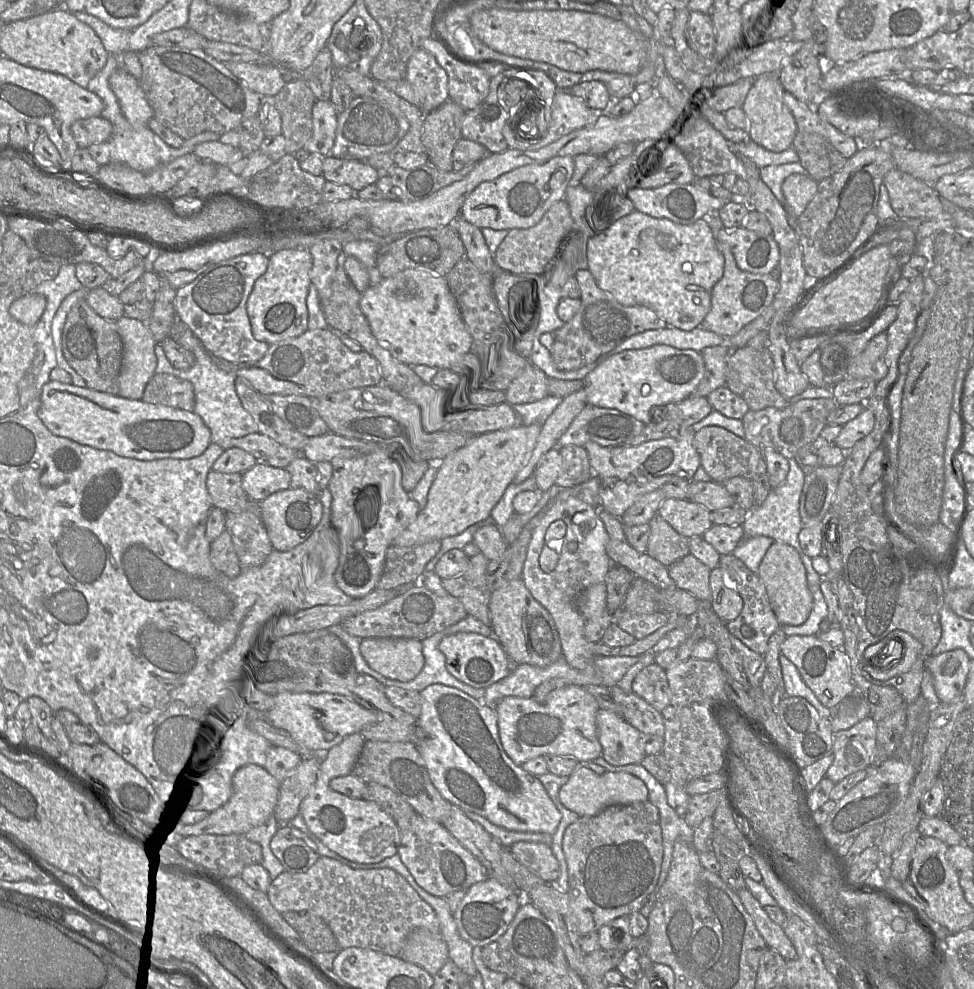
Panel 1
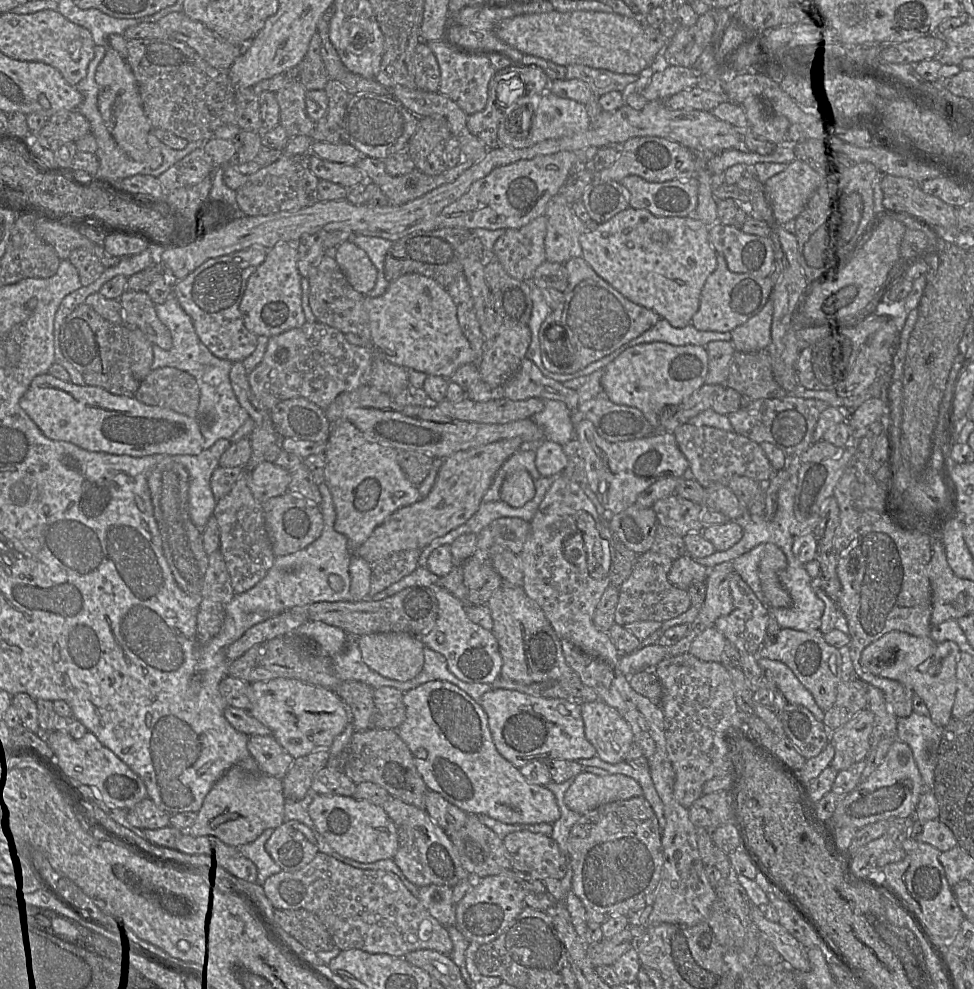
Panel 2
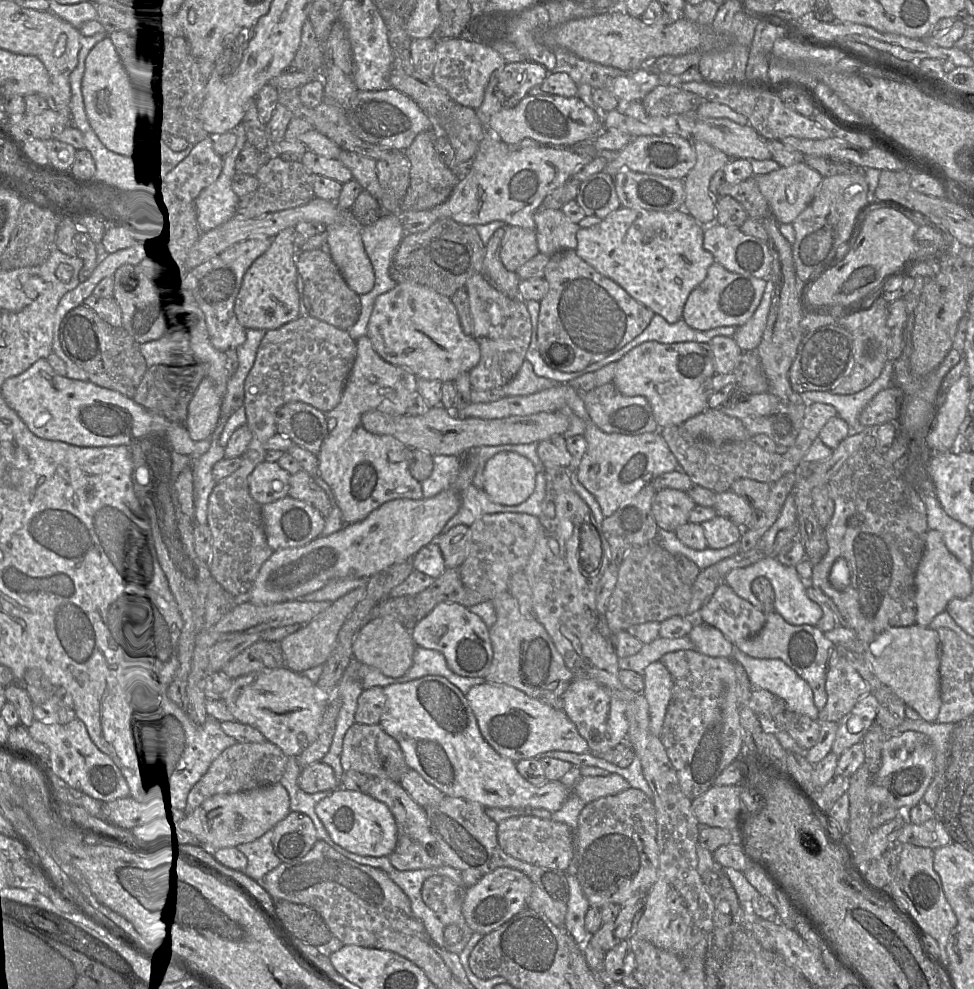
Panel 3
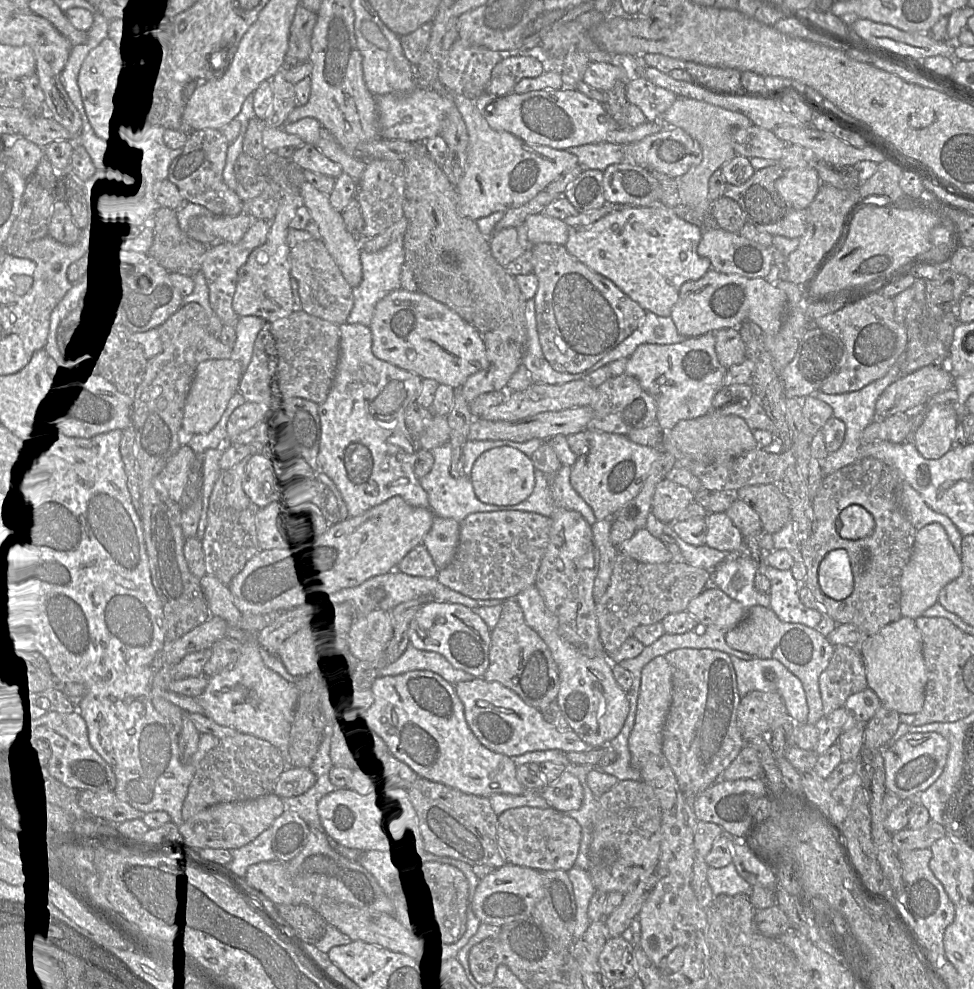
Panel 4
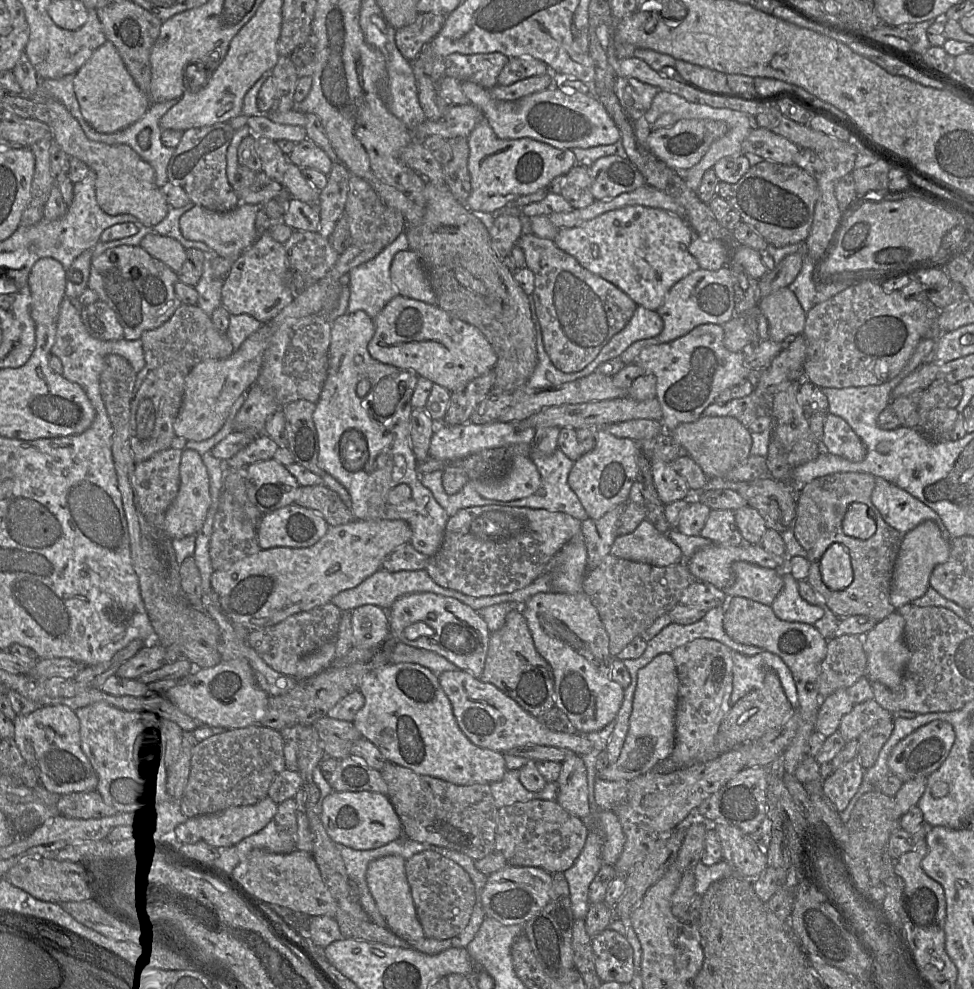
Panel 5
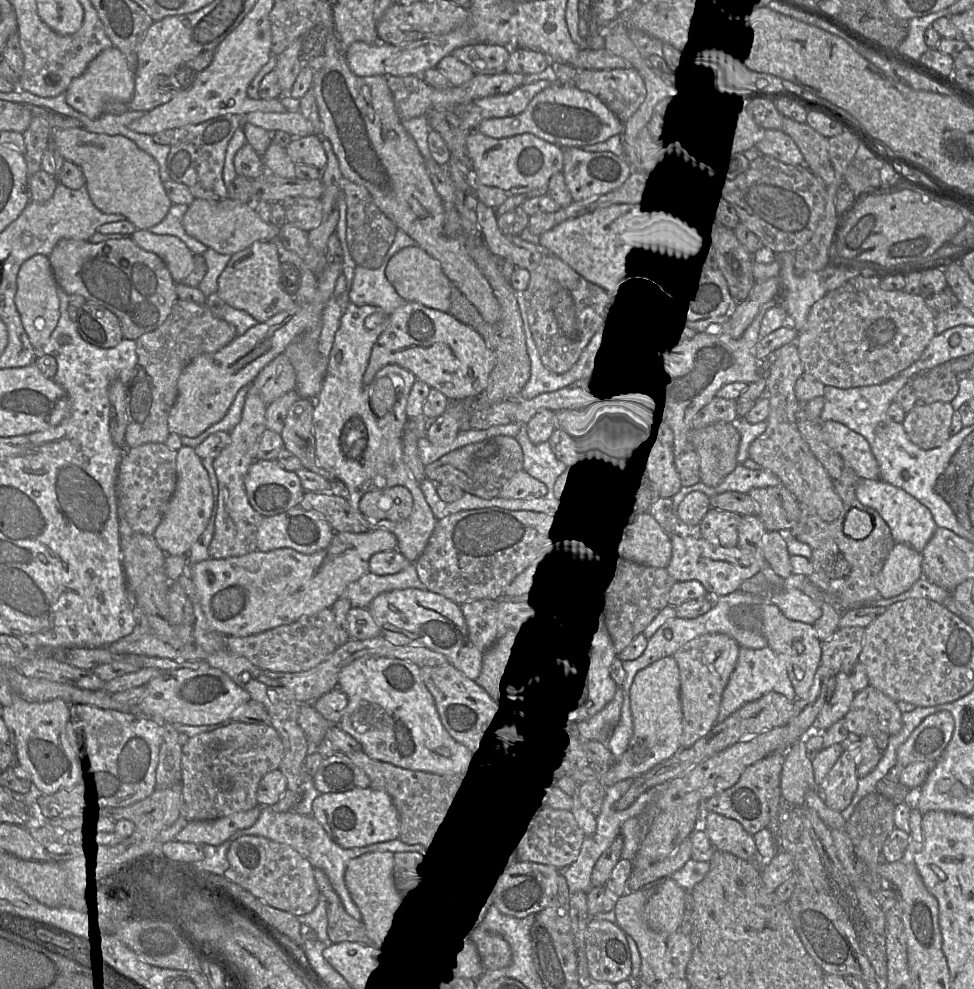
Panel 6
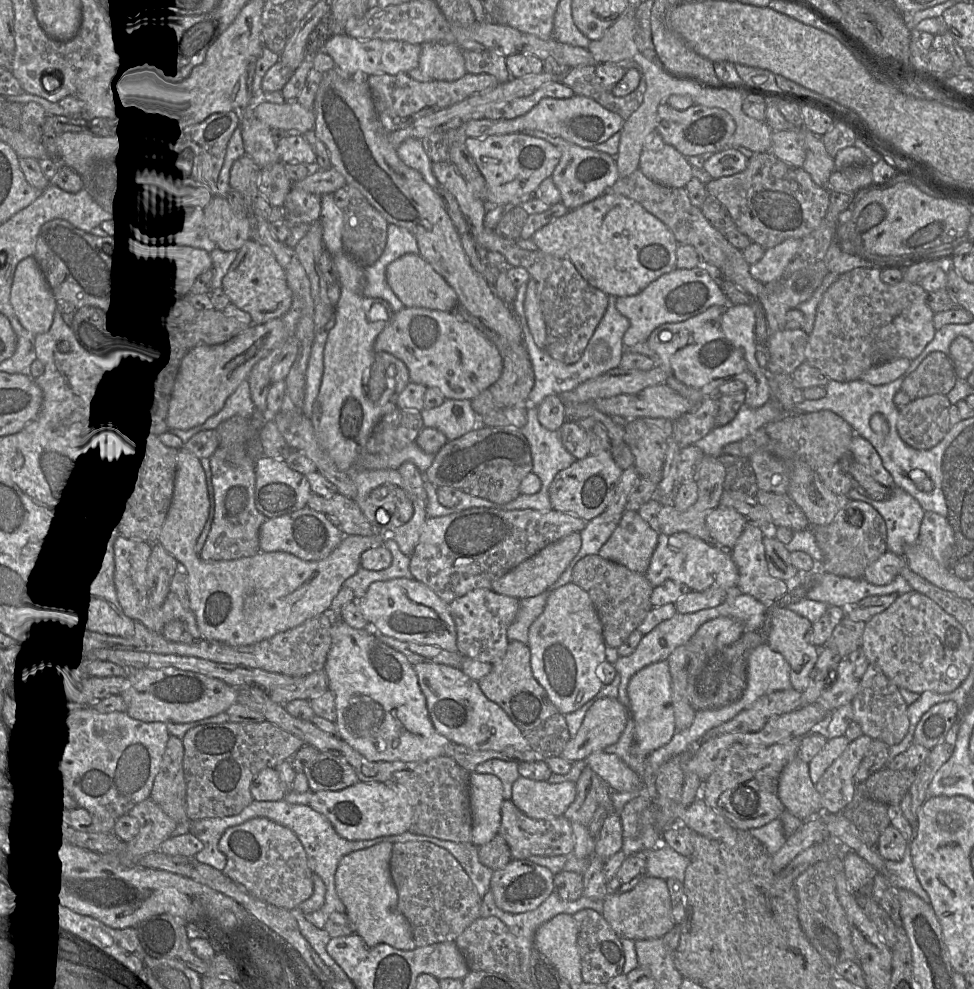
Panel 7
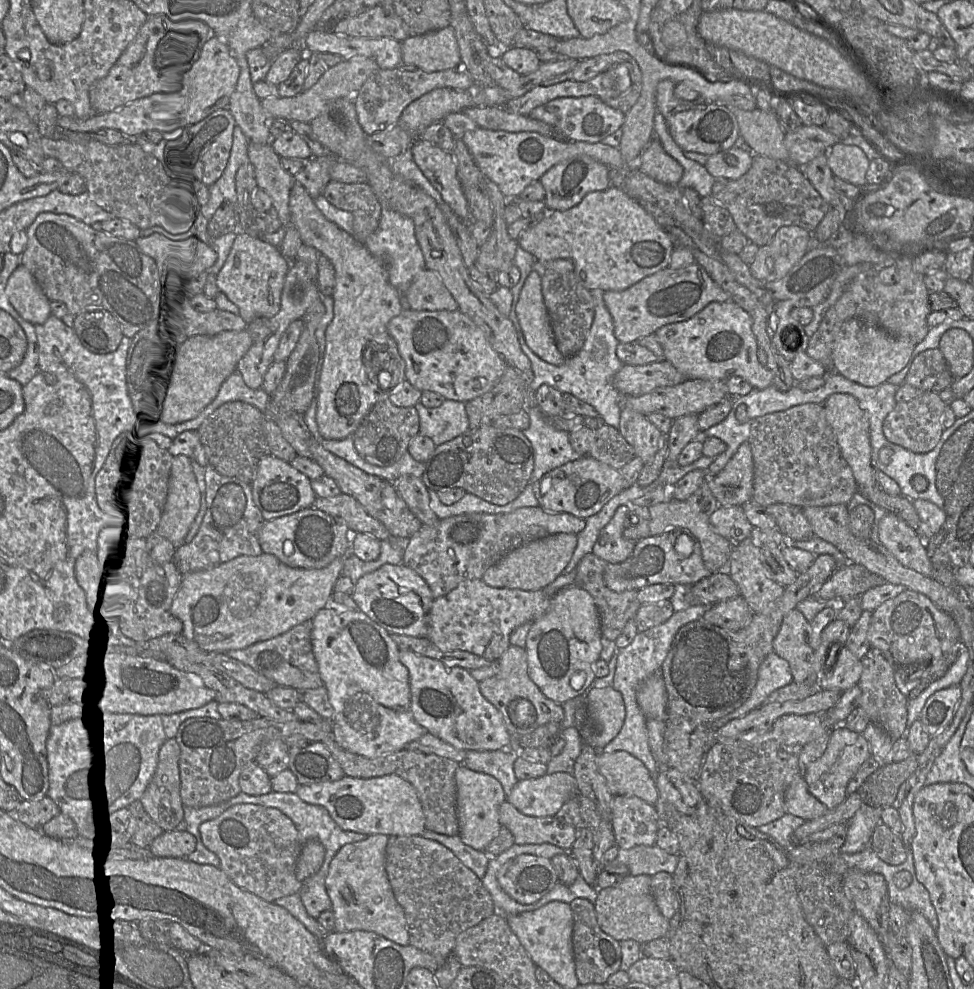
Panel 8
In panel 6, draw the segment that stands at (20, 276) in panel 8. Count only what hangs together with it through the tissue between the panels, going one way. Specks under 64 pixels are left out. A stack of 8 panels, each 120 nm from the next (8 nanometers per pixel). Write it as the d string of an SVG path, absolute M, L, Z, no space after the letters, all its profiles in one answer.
M34 255L21 265L17 274L17 290L14 303L22 326L36 352L47 342L60 317L58 284L46 255Z

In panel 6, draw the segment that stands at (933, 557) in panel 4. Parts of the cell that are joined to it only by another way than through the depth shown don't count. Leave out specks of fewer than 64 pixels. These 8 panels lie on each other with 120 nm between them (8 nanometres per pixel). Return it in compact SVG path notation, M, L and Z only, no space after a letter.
M896 544L876 578L876 588L888 599L909 590L921 577L921 553L906 544Z

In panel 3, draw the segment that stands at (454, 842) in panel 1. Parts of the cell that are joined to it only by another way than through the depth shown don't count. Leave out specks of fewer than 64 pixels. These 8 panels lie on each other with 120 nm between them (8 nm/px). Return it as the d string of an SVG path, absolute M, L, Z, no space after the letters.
M372 778L369 795L388 806L397 824L397 845L388 856L392 866L399 871L437 868L444 865L438 843L432 835L425 809L421 807L397 782Z

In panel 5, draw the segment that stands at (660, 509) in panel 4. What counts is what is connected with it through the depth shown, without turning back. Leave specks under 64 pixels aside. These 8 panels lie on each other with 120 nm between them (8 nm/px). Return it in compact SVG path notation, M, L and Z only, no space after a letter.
M652 461L652 476L656 491L664 504L690 498L690 489L686 480L679 475L671 463Z

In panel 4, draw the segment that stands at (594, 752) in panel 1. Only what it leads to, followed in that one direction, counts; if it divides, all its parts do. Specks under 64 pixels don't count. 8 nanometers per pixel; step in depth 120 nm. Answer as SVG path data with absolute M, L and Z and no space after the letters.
M475 677L473 680L469 680L469 681L462 681L459 682L457 684L454 685L455 691L457 696L459 697L459 699L461 700L463 707L464 707L464 714L465 714L465 719L470 727L470 729L472 730L472 732L474 733L474 735L478 738L478 740L488 749L496 752L496 753L500 753L500 754L504 754L507 755L509 757L516 757L519 755L522 755L524 753L527 752L531 752L531 751L538 751L538 750L551 750L551 749L558 749L561 750L563 752L582 752L585 750L588 750L588 748L594 748L594 747L589 747L576 733L574 730L570 730L570 731L565 731L565 732L561 732L559 731L554 725L548 723L541 711L537 708L534 708L528 704L526 704L520 697L518 694L516 694L514 691L512 691L511 689L507 688L506 686L504 686L503 684L497 682L497 681L486 681L484 680L482 677Z

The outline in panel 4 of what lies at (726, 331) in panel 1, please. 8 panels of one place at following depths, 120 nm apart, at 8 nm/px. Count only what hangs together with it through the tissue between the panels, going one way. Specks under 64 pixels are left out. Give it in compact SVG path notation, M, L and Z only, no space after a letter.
M711 268L700 279L685 282L680 287L670 318L678 333L686 338L723 328L738 328L745 322L757 325L763 334L772 336L778 333L784 321L786 305L786 293L764 278L725 274Z

